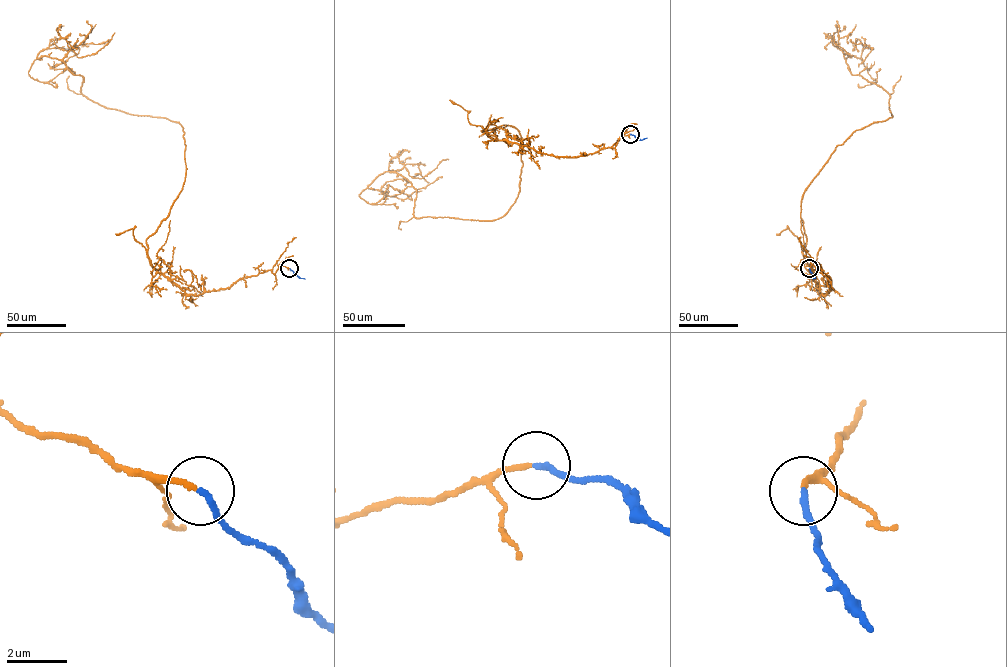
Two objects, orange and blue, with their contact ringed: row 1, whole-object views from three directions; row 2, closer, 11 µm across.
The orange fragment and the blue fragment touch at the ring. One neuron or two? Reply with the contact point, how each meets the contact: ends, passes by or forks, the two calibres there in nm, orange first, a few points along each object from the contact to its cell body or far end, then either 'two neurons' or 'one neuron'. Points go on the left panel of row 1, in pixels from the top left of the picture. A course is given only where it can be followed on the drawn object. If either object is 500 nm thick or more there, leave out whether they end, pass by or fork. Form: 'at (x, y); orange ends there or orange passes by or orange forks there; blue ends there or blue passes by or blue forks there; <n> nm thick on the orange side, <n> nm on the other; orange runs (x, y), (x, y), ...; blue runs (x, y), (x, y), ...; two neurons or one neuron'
at (289, 268); orange ends there; blue ends there; 170 nm thick on the orange side, 200 nm on the other; orange runs (289, 268), (192, 295), (152, 265), (183, 128), (36, 58), (109, 40); blue runs (289, 268), (305, 278); one neuron

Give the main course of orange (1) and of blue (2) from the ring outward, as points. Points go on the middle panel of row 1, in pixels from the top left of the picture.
1: (630, 134), (557, 157), (482, 127), (523, 145), (490, 220), (416, 218), (394, 172), (367, 187), (442, 176)
2: (630, 134), (641, 140), (646, 138)

